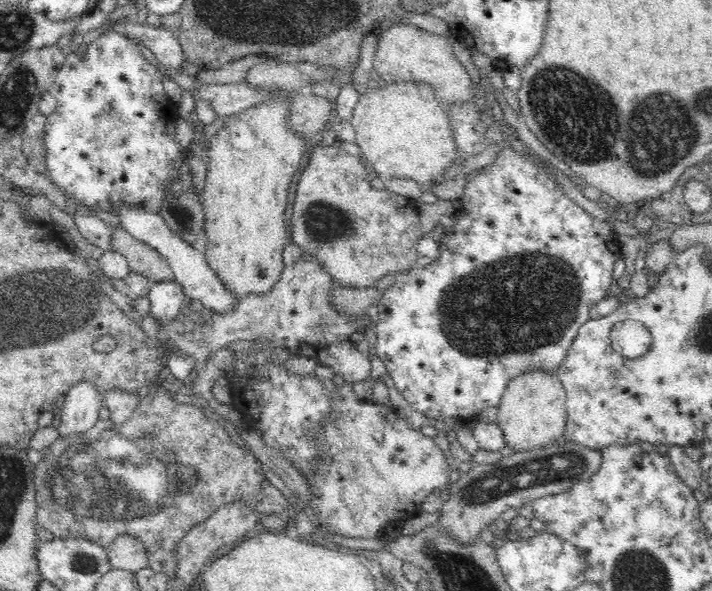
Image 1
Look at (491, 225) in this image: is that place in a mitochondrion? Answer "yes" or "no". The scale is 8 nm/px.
no

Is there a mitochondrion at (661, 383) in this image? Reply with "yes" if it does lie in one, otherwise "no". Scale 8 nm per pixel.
no

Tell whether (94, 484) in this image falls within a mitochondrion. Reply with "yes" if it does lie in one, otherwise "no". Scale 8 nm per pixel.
yes

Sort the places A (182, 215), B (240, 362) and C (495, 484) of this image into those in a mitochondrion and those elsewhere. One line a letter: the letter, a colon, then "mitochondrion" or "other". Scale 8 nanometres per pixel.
A: mitochondrion
B: other
C: mitochondrion

